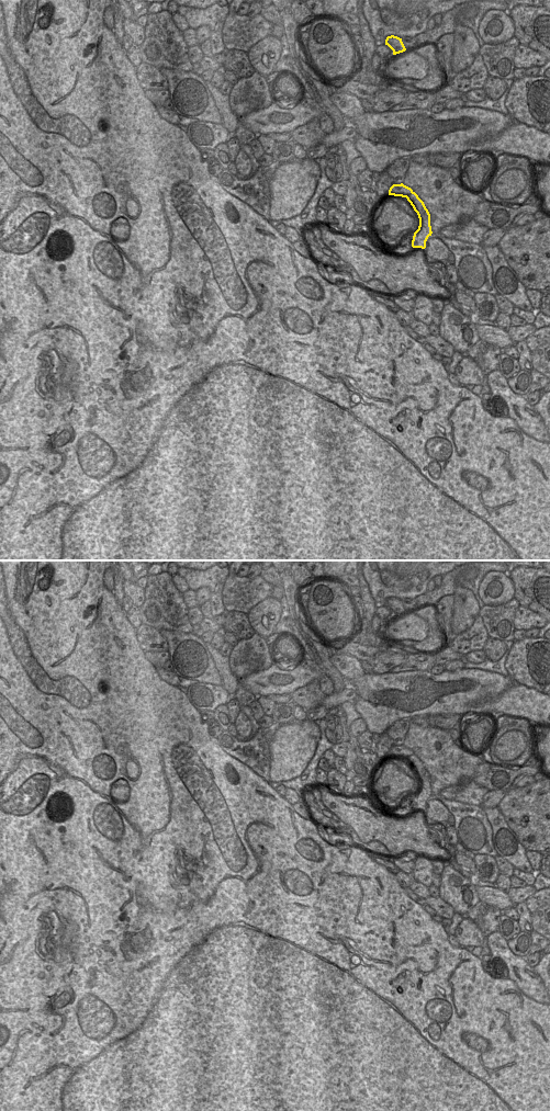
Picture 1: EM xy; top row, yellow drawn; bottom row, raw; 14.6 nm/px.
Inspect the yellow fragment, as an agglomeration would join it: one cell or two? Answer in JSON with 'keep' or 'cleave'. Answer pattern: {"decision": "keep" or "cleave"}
{"decision": "cleave"}

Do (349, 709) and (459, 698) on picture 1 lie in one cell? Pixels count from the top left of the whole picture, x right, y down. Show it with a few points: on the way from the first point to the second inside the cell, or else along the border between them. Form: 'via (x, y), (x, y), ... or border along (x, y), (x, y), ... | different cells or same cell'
border along (354, 701), (354, 707), (360, 716) | different cells

